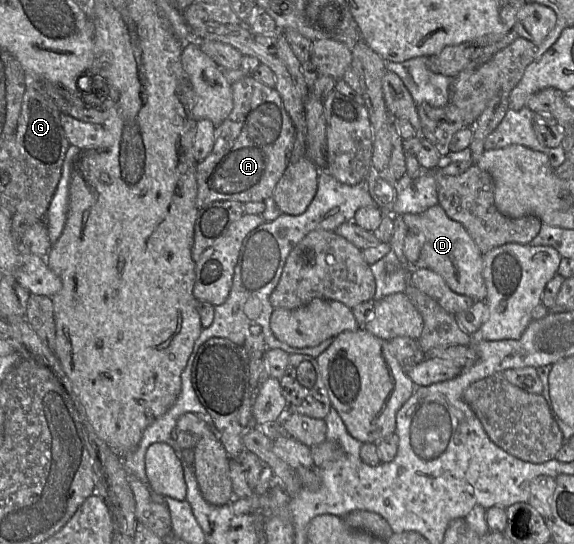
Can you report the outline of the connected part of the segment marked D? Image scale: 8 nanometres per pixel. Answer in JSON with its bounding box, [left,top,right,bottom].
[402,204,487,301]

